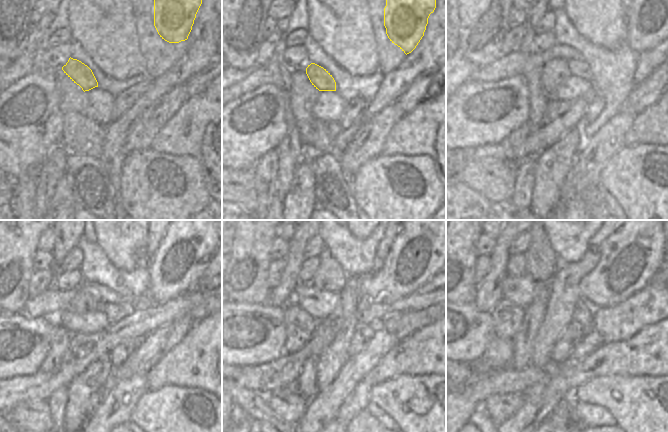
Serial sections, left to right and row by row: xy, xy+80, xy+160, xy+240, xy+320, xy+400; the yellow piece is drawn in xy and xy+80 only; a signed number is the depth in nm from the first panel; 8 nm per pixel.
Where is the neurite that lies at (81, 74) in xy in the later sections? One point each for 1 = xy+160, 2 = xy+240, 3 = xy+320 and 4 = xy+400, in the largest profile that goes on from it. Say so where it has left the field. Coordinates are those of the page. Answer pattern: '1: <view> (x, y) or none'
1: xy+160 (548, 71)
2: xy+240 (189, 244)
3: xy+320 (425, 245)
4: xy+400 (612, 293)

